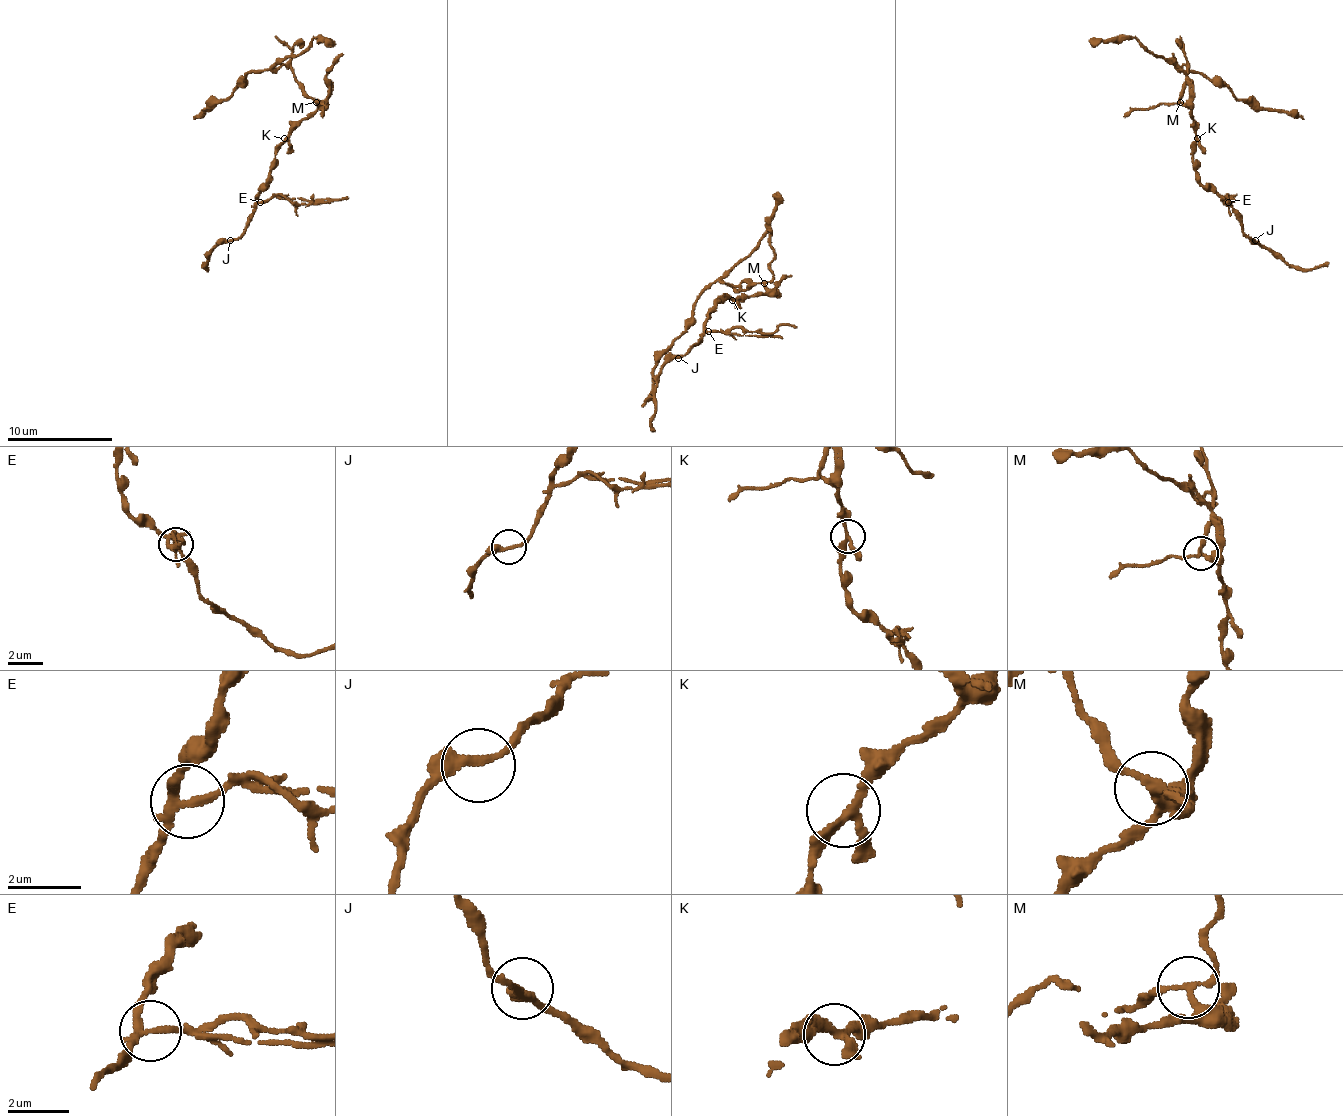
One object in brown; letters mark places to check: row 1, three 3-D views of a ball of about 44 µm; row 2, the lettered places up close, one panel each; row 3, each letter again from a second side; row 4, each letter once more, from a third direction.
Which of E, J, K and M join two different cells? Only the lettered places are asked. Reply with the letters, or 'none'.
E, M

